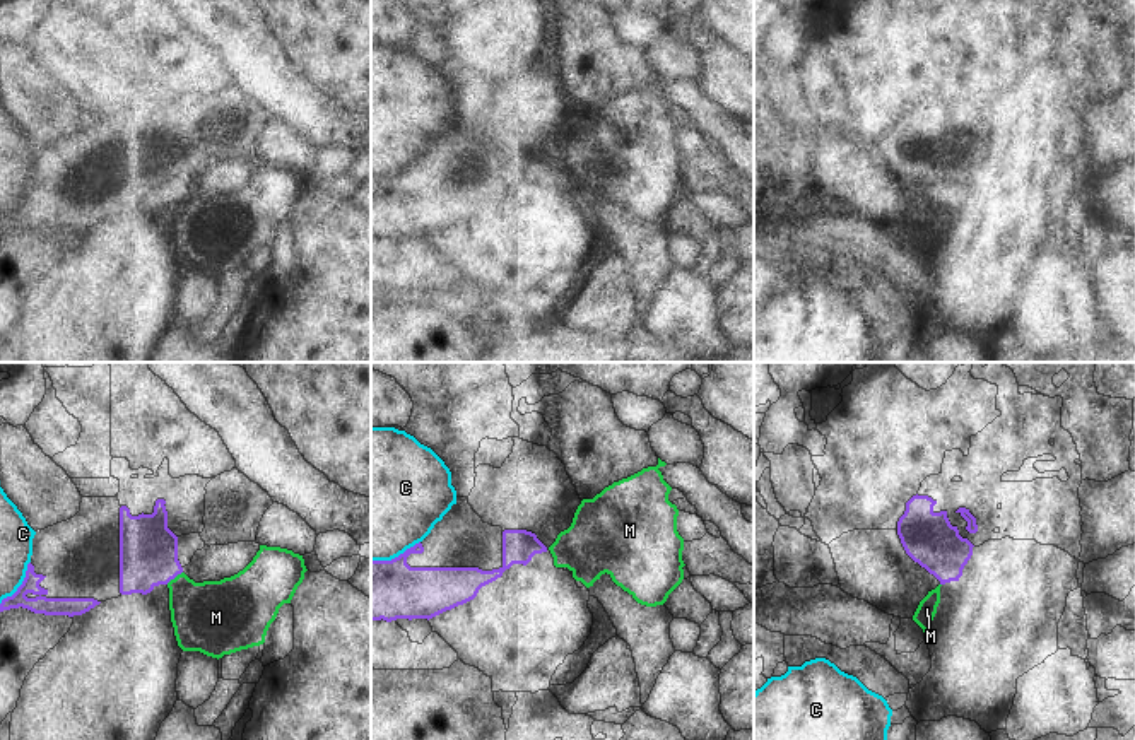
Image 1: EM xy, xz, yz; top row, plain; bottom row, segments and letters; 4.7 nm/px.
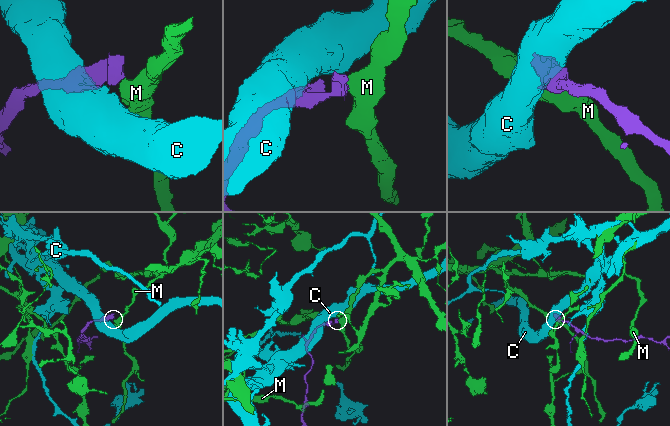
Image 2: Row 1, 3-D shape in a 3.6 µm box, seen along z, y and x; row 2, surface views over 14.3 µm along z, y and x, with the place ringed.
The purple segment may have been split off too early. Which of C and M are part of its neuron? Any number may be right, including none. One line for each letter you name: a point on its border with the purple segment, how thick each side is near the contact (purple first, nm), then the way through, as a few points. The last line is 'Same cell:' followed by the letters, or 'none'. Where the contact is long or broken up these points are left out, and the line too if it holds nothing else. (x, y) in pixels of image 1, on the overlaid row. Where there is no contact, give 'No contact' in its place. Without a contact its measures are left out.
Same cell: none.

